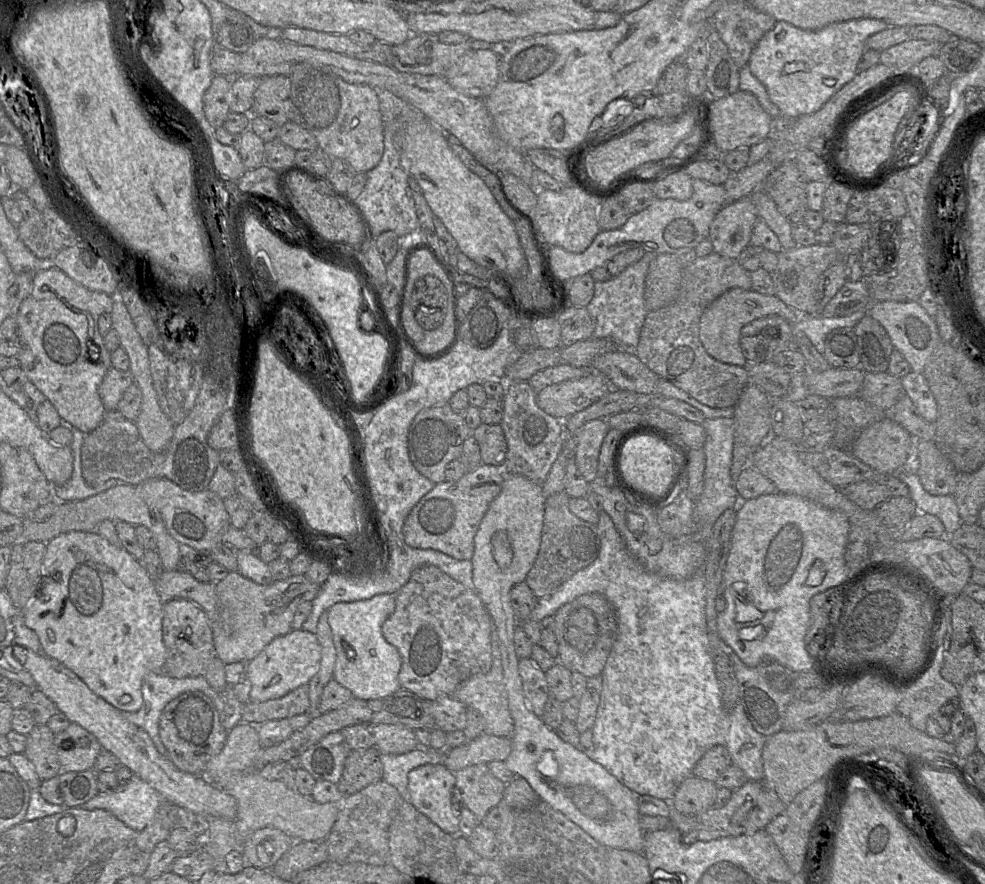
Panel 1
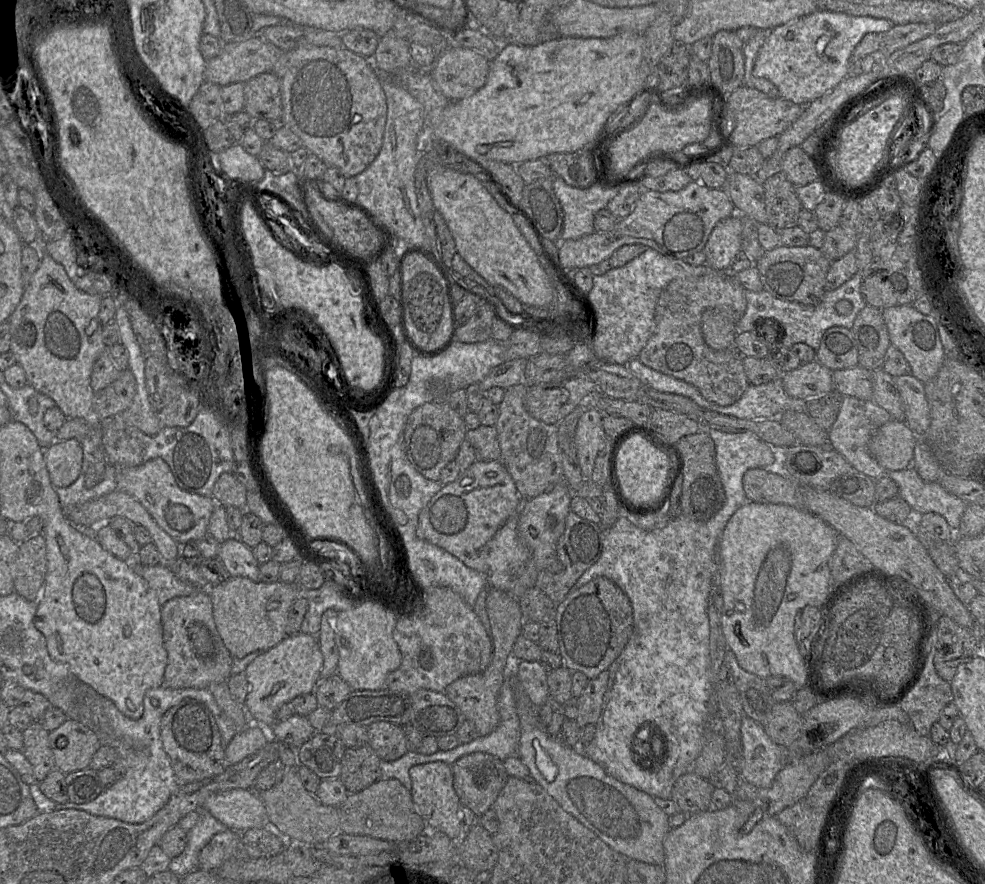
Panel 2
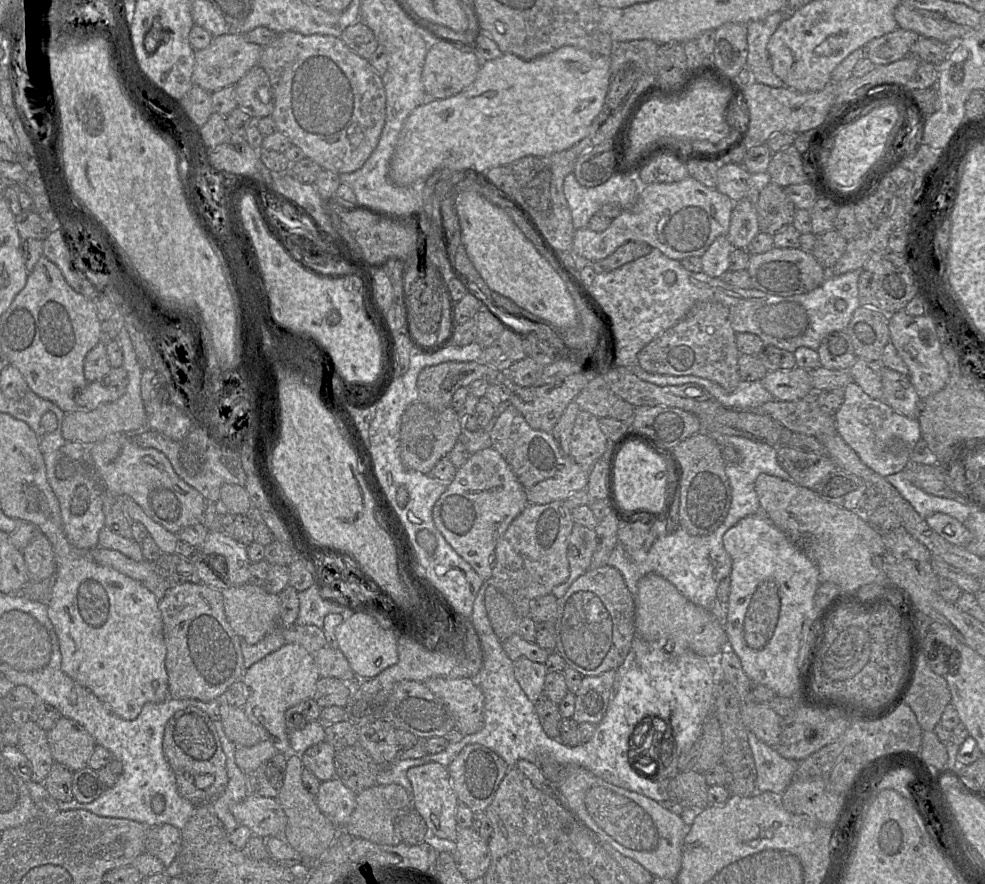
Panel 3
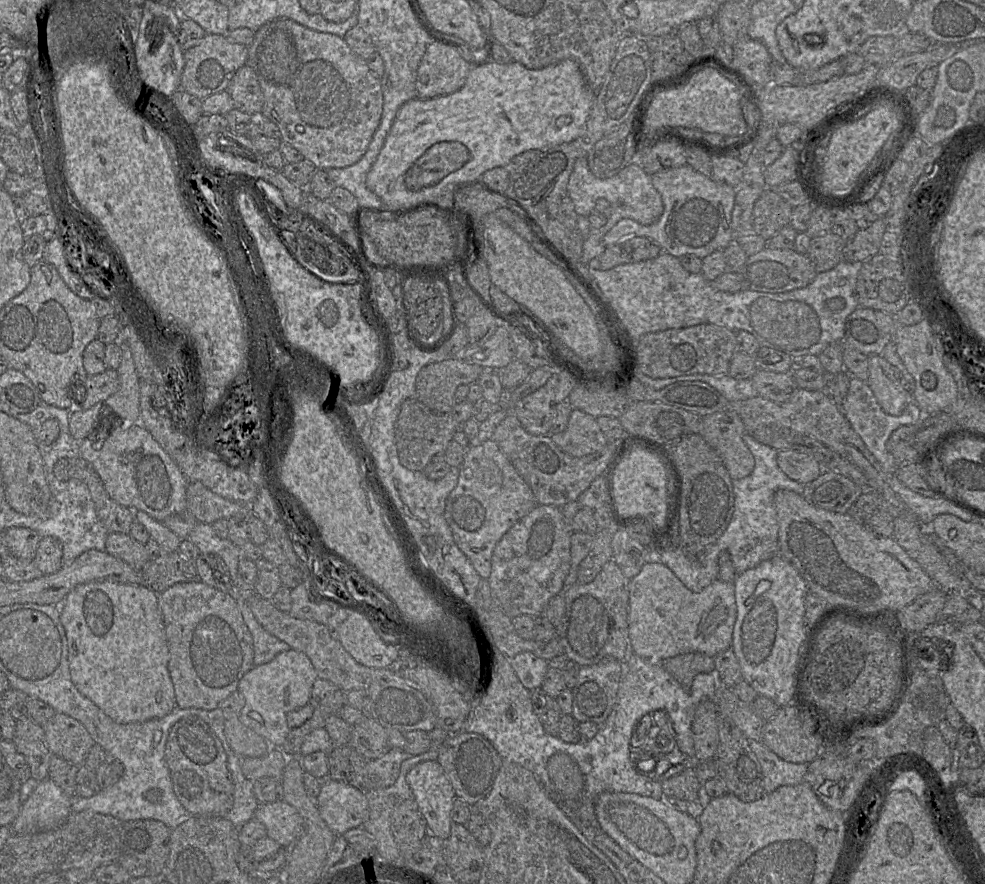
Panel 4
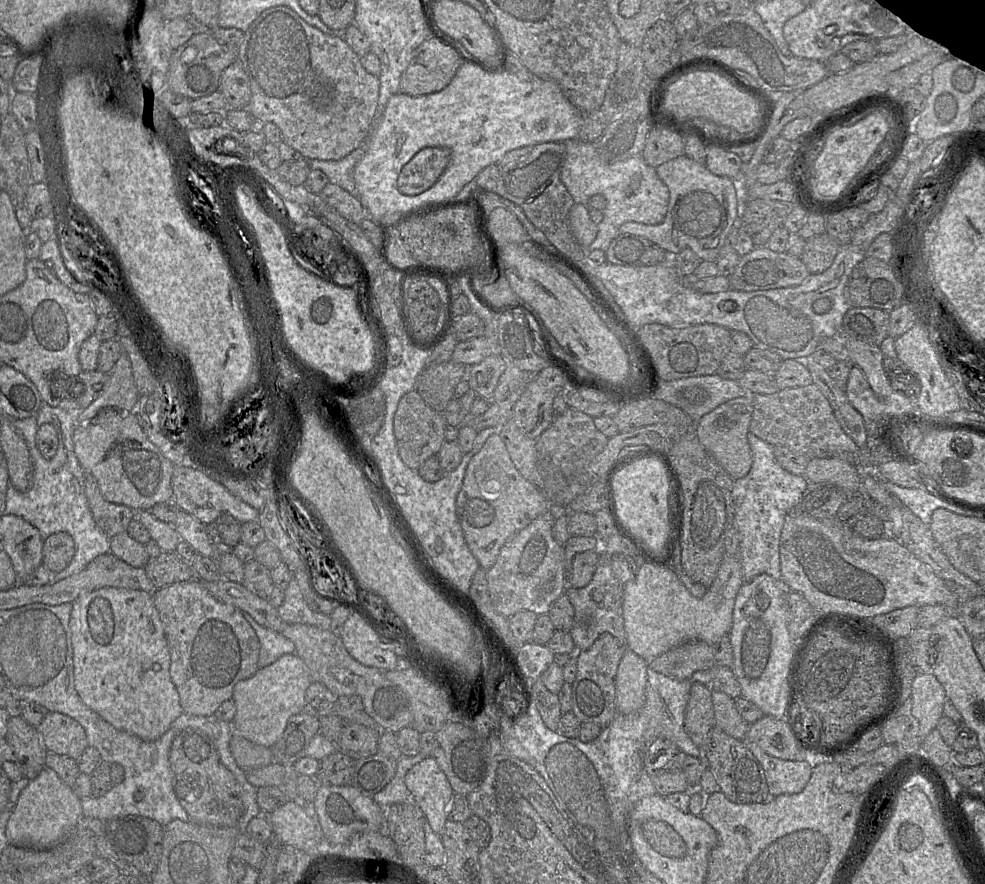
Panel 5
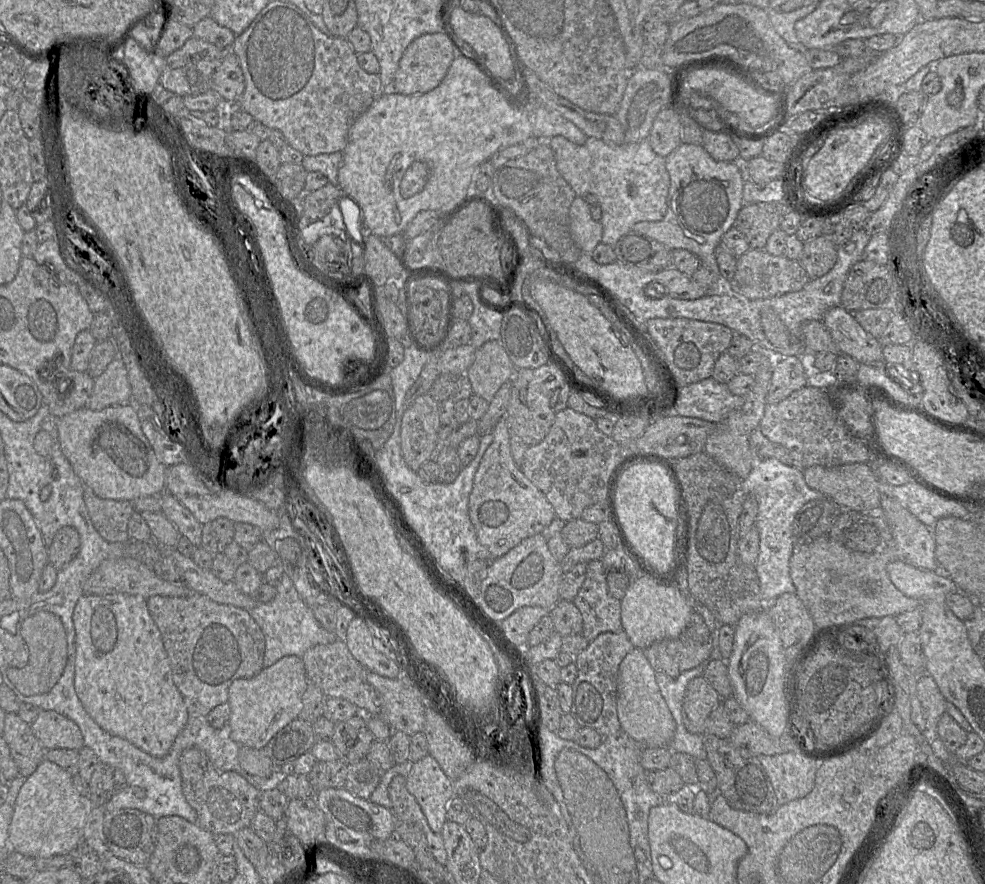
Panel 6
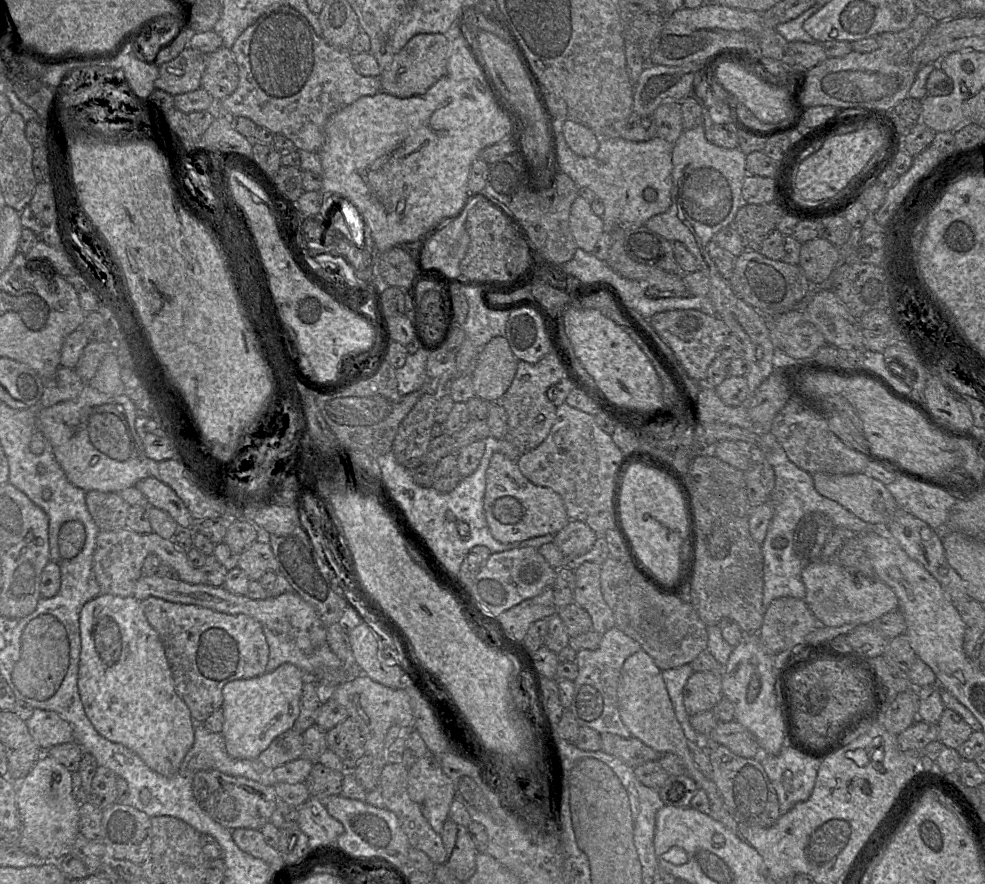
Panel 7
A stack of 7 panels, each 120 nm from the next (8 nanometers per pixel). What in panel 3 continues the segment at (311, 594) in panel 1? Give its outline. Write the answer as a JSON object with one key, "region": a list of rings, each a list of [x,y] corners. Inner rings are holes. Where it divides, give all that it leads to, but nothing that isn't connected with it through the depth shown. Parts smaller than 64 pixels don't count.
{"region":[[[247,583],[222,591],[227,621],[243,642],[256,644],[278,626],[279,596]]]}

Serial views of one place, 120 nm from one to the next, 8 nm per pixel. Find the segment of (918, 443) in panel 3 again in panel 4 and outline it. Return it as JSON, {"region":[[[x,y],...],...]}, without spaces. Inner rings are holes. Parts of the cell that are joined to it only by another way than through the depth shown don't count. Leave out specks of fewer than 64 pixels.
{"region":[[[850,377],[849,388],[841,405],[842,412],[854,431],[860,436],[868,450],[874,455],[886,475],[894,475],[897,470],[896,462],[887,450],[887,440],[891,433],[902,425],[914,424],[923,417],[921,408],[915,401],[909,399],[900,415],[887,414],[878,403],[867,381]]]}

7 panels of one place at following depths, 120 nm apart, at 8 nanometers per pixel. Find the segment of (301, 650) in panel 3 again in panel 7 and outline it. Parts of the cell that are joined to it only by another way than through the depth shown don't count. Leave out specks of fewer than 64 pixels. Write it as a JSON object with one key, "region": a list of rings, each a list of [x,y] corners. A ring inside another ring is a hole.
{"region":[[[284,663],[274,671],[261,676],[226,683],[222,688],[221,710],[224,715],[224,723],[221,734],[227,753],[236,759],[256,760],[275,738],[292,729],[300,713],[302,688],[307,678],[309,677],[295,665]]]}

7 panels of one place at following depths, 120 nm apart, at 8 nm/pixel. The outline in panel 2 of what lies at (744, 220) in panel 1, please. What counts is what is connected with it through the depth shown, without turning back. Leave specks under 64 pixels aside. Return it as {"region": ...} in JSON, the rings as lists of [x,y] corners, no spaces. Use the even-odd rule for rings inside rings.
{"region":[[[739,214],[719,221],[703,249],[706,265],[712,270],[729,271],[736,254],[741,250],[742,218]]]}

